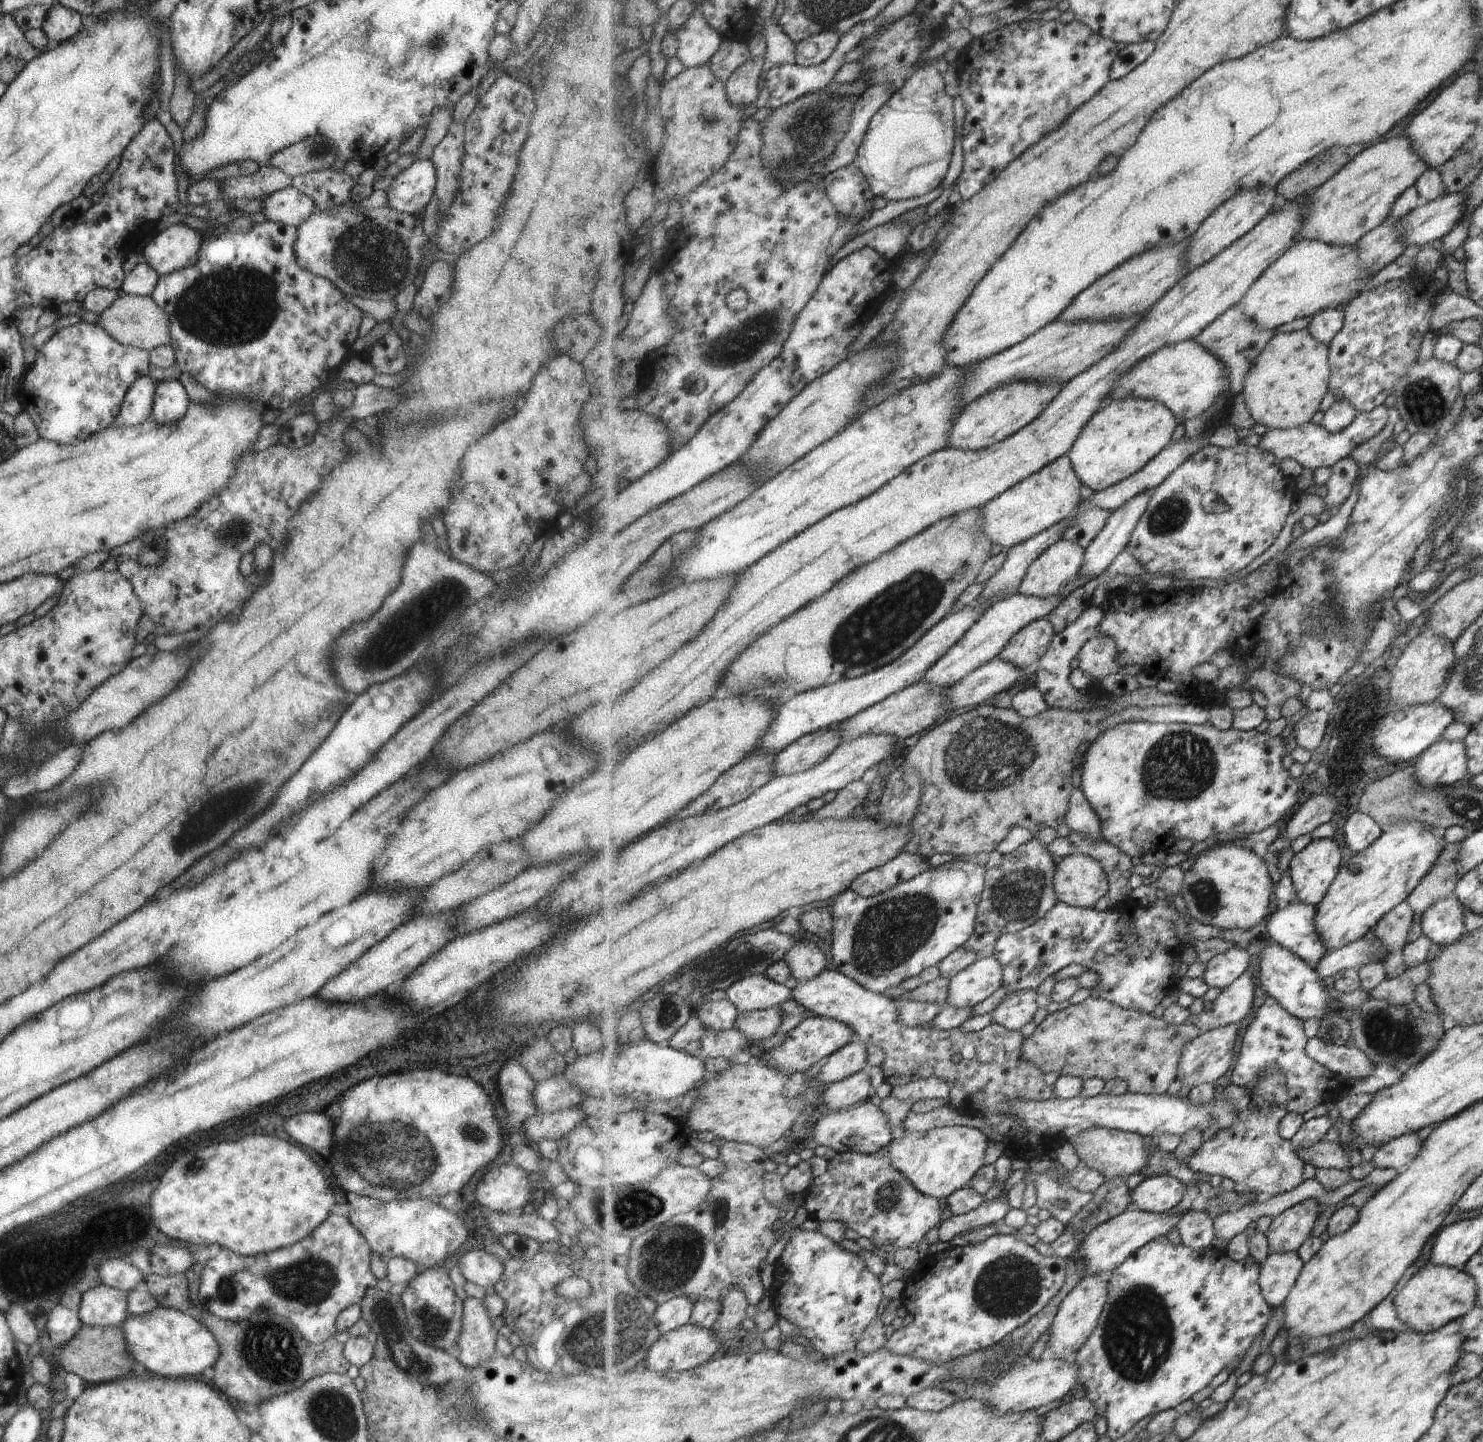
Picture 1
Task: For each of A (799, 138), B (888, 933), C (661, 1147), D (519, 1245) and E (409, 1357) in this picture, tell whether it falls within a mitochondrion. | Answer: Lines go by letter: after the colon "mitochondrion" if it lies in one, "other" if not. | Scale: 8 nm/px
A: mitochondrion
B: mitochondrion
C: other
D: mitochondrion
E: mitochondrion

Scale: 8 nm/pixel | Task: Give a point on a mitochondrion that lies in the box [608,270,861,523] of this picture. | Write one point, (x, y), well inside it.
(754, 335)

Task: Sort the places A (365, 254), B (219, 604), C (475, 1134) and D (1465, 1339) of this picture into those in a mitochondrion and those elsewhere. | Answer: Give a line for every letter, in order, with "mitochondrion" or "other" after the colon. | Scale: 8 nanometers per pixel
A: mitochondrion
B: other
C: mitochondrion
D: other

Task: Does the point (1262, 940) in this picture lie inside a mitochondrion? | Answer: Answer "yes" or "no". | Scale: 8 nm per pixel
no

